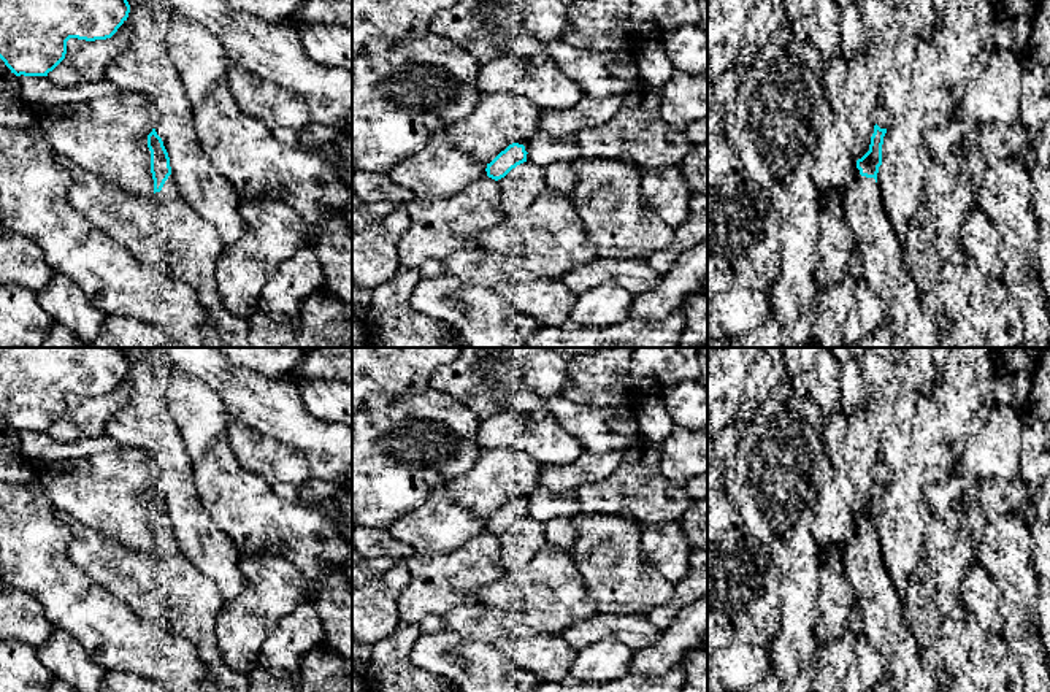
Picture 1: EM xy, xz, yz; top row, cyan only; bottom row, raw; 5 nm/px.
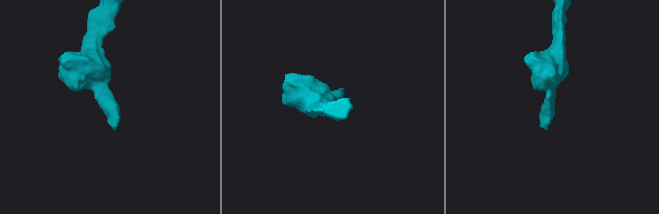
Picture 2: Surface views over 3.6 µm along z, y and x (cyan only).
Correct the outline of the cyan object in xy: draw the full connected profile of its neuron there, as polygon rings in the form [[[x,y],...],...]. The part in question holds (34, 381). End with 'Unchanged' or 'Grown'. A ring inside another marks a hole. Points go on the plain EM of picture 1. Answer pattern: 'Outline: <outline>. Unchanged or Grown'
Outline: [[[0,348],[0,414],[16,432],[48,432],[65,414],[70,394],[111,394],[128,368],[122,348]]]. Unchanged

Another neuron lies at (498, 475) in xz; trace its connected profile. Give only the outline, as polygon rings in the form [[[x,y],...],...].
[[[482,449],[474,465],[447,484],[449,498],[487,521],[509,500],[528,495],[544,467],[520,449]]]

